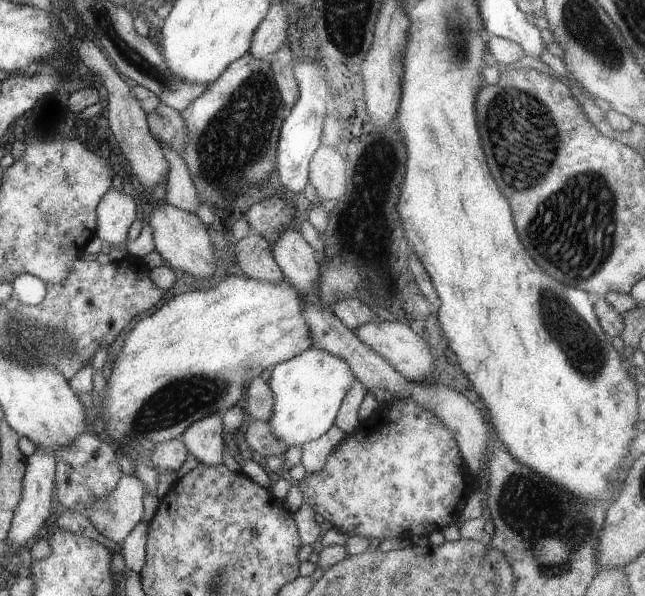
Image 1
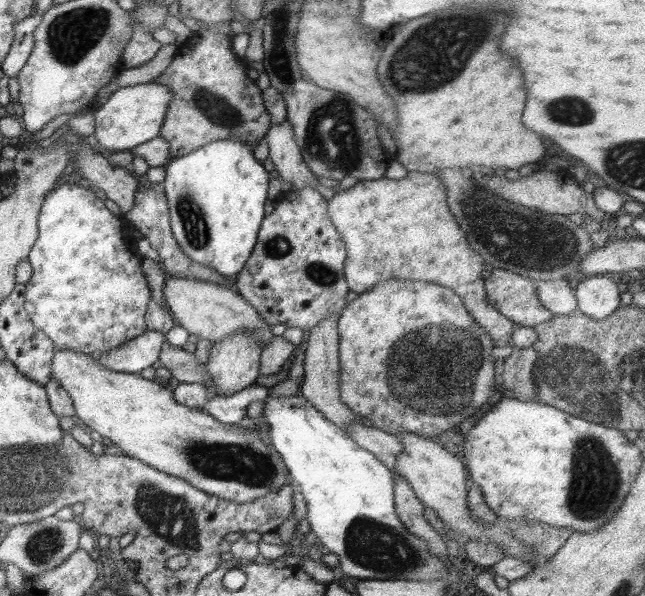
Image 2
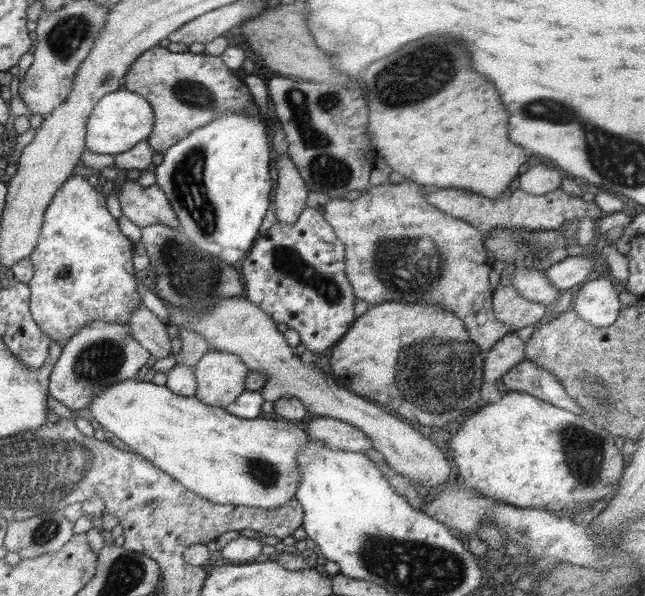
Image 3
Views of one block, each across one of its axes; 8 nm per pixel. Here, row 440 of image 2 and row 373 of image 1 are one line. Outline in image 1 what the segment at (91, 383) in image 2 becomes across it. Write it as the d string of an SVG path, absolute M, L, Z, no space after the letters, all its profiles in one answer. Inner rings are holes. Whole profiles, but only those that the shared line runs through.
M236 270L229 272L221 282L207 290L192 290L174 296L162 308L158 308L154 314L138 322L135 328L126 336L122 352L120 352L112 372L108 374L110 378L107 383L107 394L102 402L104 411L100 415L104 415L109 430L102 437L110 440L115 446L125 446L127 441L135 445L139 438L151 440L154 444L163 443L164 441L171 443L173 439L181 436L193 422L209 417L214 413L219 413L220 410L233 407L240 399L244 398L248 385L263 370L266 370L266 368L272 369L277 364L290 360L293 356L312 346L313 338L308 323L303 317L304 307L303 298L289 282L289 278L284 277L281 281L261 281L250 278Z

